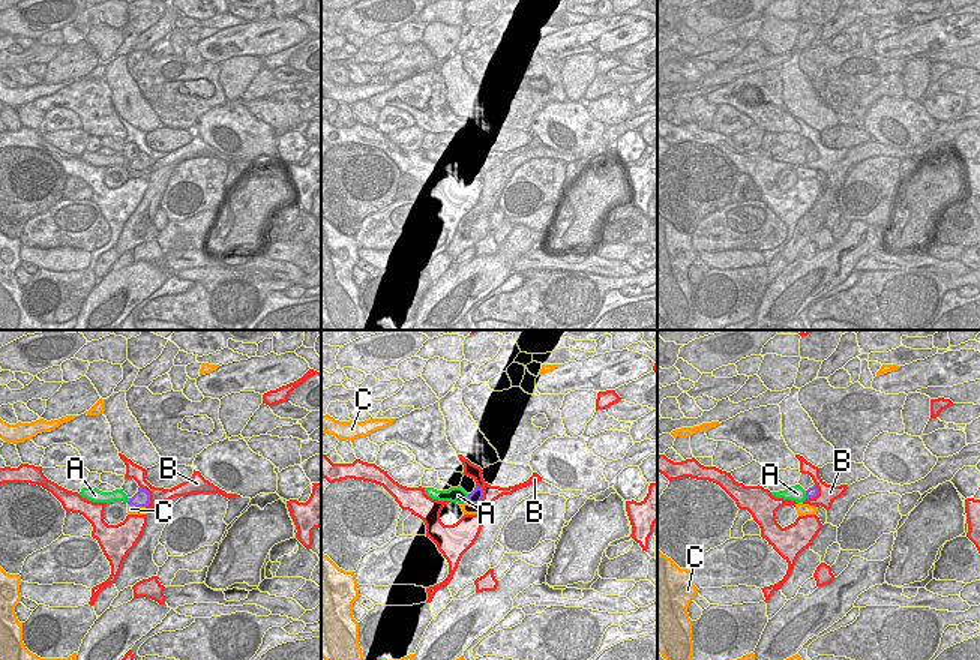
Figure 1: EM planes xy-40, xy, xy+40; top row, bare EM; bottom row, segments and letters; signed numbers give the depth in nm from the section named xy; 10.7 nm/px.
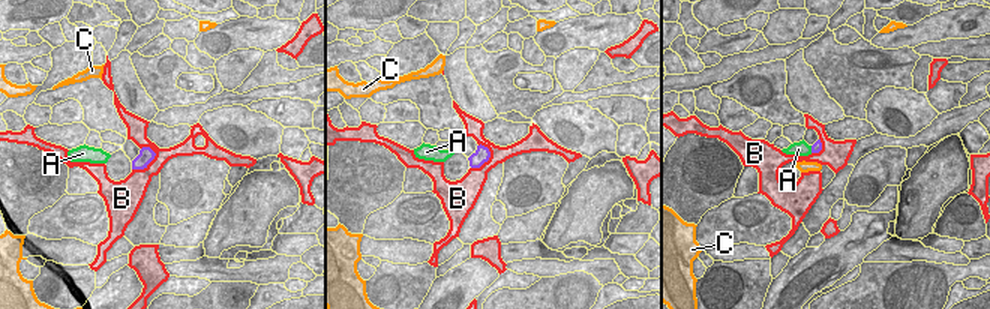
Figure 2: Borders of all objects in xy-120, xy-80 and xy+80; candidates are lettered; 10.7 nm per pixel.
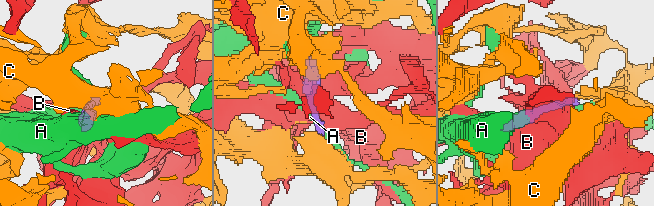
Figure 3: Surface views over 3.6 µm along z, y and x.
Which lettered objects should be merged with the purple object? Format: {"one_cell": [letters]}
{"one_cell": []}

